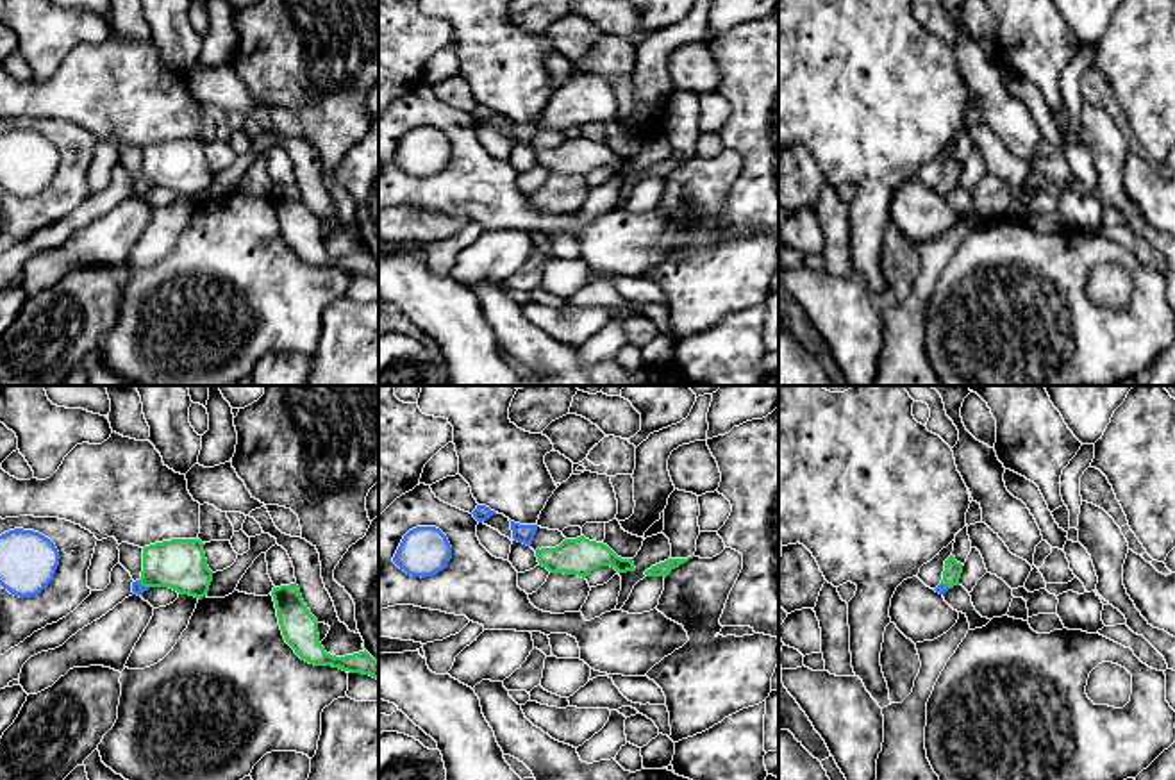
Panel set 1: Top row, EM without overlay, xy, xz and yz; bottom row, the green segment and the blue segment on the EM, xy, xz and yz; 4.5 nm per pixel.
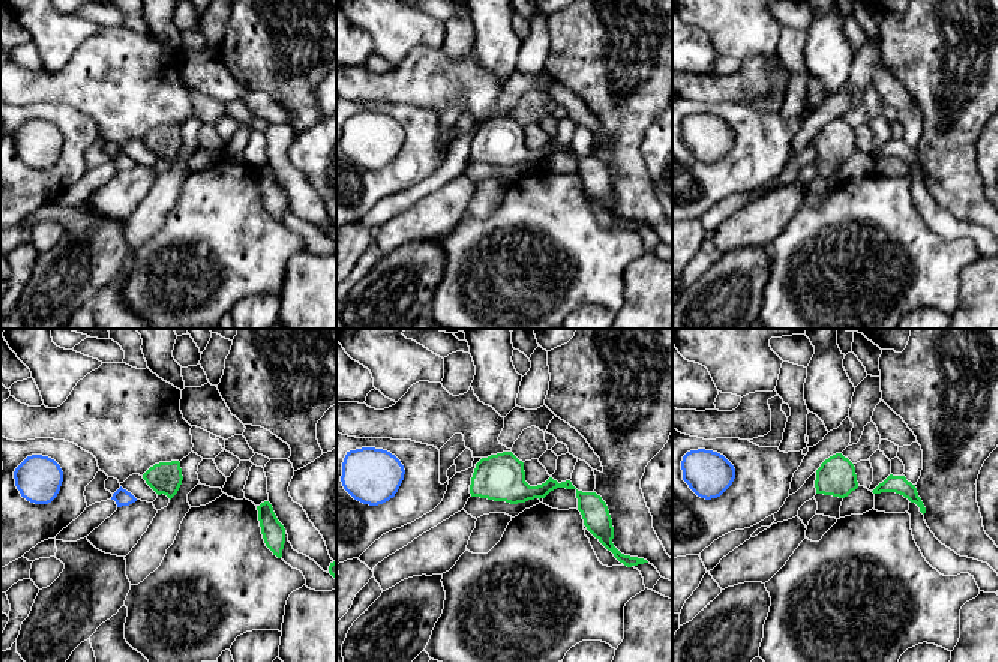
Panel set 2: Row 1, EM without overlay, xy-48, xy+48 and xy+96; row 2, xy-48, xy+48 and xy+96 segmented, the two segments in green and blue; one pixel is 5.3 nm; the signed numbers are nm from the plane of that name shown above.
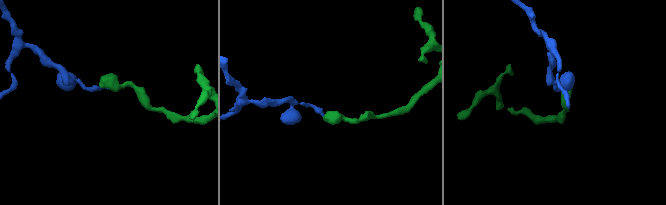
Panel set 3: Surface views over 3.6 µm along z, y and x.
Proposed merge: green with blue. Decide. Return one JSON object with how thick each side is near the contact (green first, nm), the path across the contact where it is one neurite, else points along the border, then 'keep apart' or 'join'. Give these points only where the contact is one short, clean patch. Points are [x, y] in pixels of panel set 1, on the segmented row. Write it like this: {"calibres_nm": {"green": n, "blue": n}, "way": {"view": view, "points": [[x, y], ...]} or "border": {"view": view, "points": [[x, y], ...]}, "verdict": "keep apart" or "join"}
{"calibres_nm": {"green": 240, "blue": 50}, "way": {"view": "xy", "points": [[181, 564], [165, 564], [143, 584], [138, 589]]}, "verdict": "join"}

